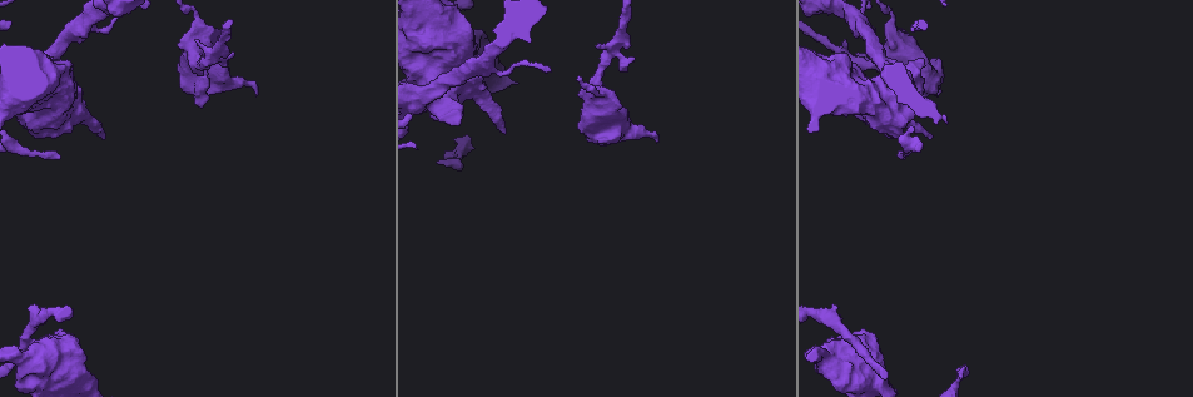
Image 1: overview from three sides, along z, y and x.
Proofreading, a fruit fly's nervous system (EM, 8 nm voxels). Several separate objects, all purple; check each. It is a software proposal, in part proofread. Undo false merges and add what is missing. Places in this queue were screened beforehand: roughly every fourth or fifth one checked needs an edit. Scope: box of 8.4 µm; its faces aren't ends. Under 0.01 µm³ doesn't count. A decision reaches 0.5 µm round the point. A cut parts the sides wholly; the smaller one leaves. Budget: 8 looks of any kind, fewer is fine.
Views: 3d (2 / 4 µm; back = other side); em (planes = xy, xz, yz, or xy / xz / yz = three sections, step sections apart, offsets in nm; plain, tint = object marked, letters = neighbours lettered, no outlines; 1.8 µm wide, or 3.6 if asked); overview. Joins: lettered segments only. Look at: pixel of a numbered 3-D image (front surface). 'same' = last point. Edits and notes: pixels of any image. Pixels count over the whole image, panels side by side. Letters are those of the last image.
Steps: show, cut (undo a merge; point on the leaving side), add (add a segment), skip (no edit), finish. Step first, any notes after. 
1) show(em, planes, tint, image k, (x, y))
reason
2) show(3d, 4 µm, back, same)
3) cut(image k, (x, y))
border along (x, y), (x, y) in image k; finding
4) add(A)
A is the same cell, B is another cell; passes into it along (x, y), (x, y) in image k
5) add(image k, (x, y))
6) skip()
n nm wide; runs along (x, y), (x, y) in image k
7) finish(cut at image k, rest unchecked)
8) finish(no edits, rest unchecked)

show(em, planes, letters, image 1, (624, 69))

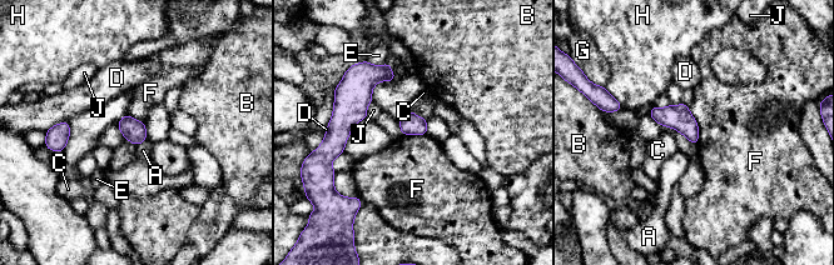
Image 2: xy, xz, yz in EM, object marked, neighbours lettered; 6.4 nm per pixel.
skip()
A, B, C, D, E, F, G, H and J are other cells; none of them fits

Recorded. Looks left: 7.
show(em, xz, step 16, tint, image 1, (658, 137))
branch stops here

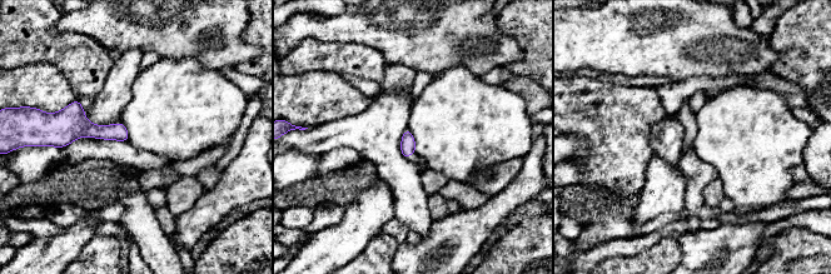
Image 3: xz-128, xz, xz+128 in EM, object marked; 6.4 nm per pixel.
show(em, yz, step 16, letters, same)

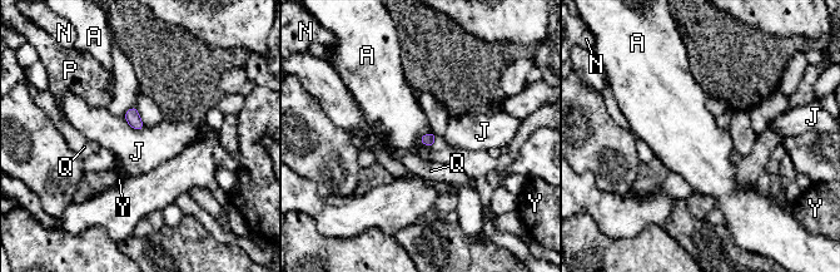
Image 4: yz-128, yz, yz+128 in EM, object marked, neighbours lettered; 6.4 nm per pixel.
skip()
A, J, N, P, Q and Y are other cells; border along (432, 132), (425, 133), (420, 143) in image 4; none of them fits

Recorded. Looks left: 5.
show(em, 3.6 µm, planes, letters, image 1, (502, 131))
branch stops here

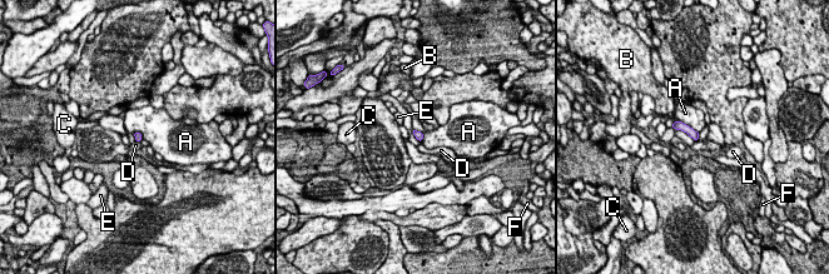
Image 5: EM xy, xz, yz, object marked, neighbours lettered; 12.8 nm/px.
skip()
A, B, C, D, E and F are other cells; border along (135, 140), (139, 142) in image 5; none of them fits

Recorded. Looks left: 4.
finish(no edits, rest unchecked)

